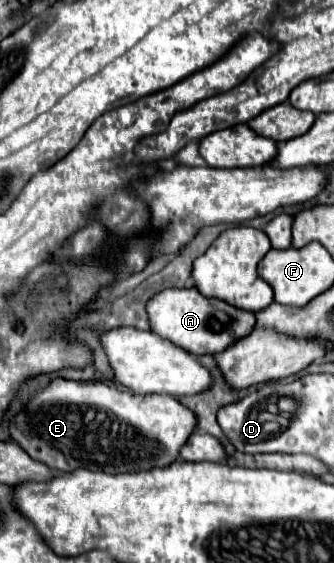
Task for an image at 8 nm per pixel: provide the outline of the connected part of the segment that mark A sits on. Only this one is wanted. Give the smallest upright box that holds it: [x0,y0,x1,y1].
[147,287,255,355]

